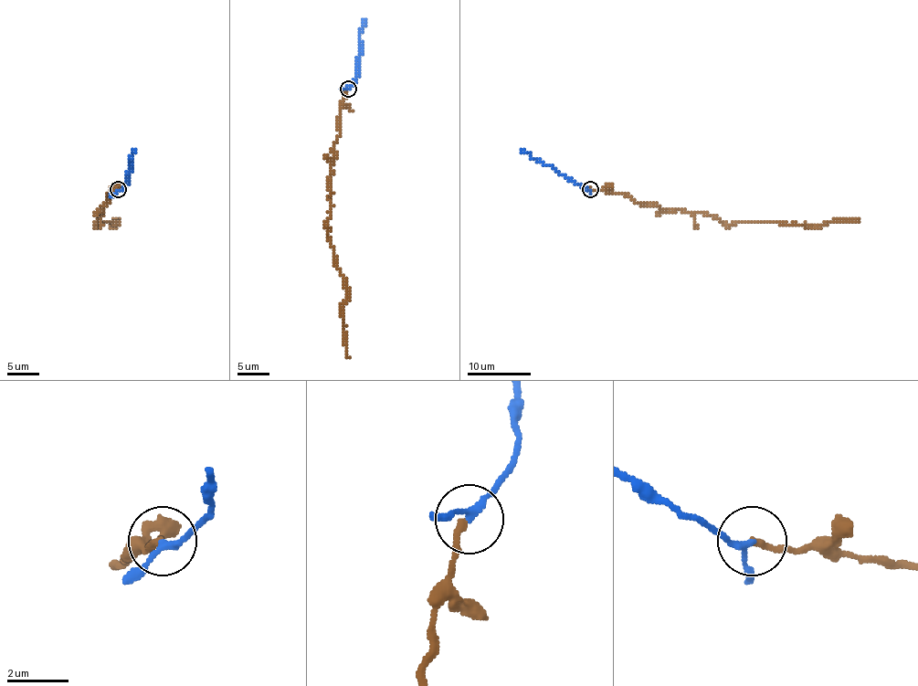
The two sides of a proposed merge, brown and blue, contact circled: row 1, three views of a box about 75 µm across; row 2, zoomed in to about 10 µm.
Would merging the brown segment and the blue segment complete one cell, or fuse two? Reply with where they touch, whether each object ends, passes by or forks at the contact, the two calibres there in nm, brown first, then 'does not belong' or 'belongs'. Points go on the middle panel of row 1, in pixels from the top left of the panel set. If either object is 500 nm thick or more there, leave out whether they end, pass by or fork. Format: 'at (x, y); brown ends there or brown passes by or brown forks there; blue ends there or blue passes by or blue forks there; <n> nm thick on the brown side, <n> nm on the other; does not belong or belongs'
at (348, 89); brown ends there; blue passes by; 200 nm thick on the brown side, 180 nm on the other; belongs

